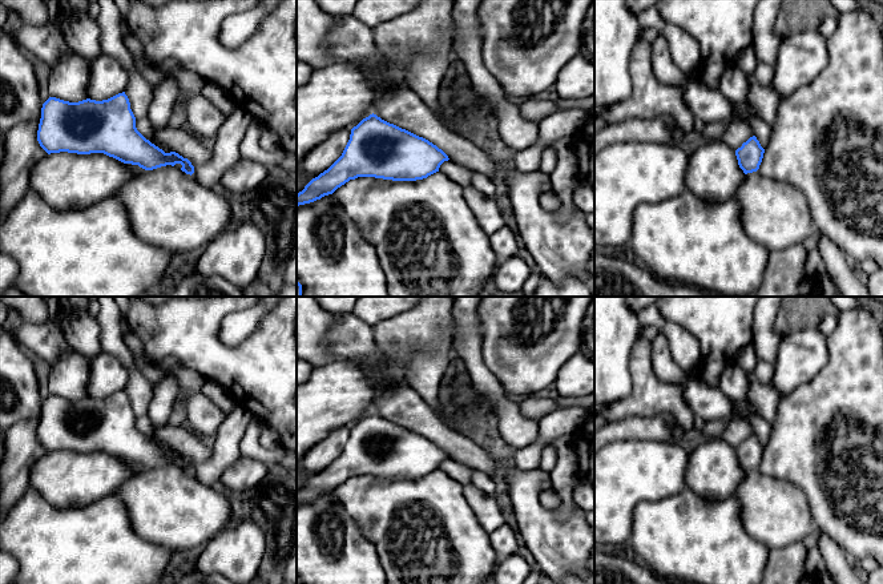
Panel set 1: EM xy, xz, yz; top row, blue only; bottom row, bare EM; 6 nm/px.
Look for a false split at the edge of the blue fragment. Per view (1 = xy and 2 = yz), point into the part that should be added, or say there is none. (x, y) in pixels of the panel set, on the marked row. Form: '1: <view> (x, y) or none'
1: none
2: none

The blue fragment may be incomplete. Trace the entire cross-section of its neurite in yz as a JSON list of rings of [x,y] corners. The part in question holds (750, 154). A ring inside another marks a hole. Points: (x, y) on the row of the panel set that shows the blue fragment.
[[[755,136],[750,137],[735,150],[739,168],[745,174],[757,172],[763,158],[765,149]]]

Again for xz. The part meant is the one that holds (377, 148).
[[[370,114],[351,129],[342,156],[297,194],[297,206],[332,194],[358,177],[416,181],[439,172],[448,156],[428,140]]]

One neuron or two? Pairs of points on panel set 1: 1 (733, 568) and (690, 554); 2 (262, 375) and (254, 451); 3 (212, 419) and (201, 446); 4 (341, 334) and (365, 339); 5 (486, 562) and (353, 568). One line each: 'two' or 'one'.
1: one
2: two
3: two
4: one
5: two

